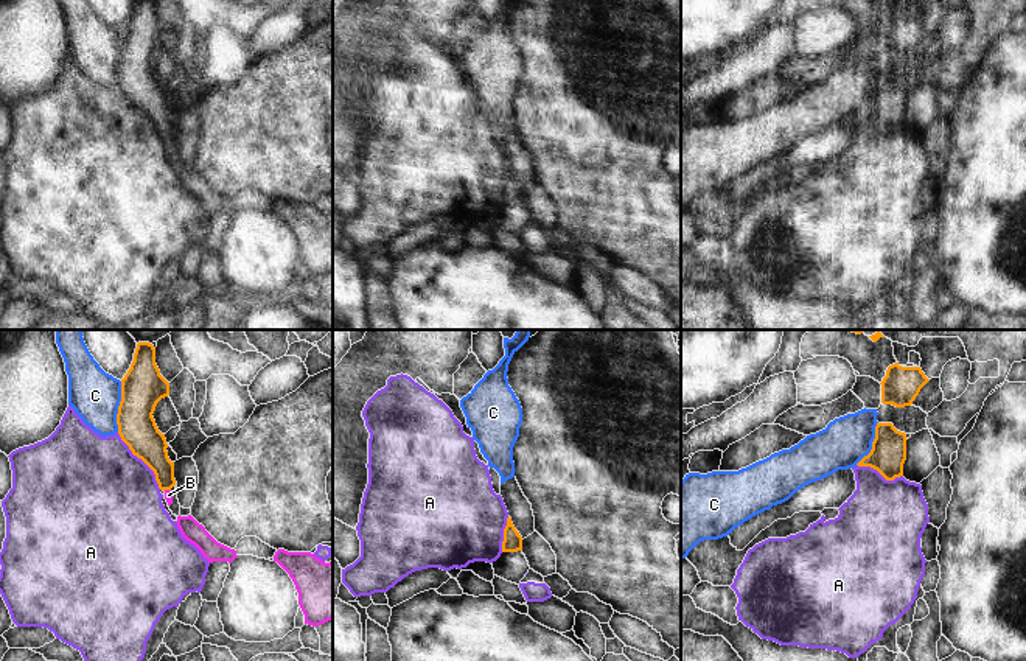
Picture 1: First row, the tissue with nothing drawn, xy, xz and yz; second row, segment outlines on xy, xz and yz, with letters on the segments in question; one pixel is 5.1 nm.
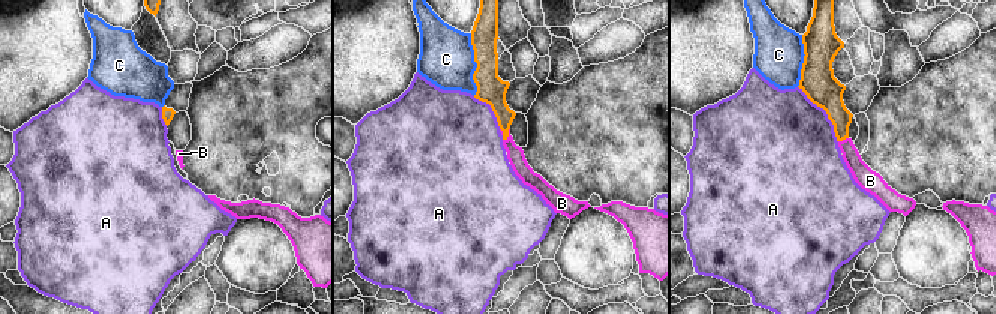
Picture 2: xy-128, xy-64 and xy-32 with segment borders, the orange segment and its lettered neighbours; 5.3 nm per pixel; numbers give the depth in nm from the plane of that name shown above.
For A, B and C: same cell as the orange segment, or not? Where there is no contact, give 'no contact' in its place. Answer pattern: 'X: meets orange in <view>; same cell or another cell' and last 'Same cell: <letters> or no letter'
A: meets orange in xy; another cell
B: meets orange in xy; same cell
C: meets orange in xy; another cell
Same cell: B

